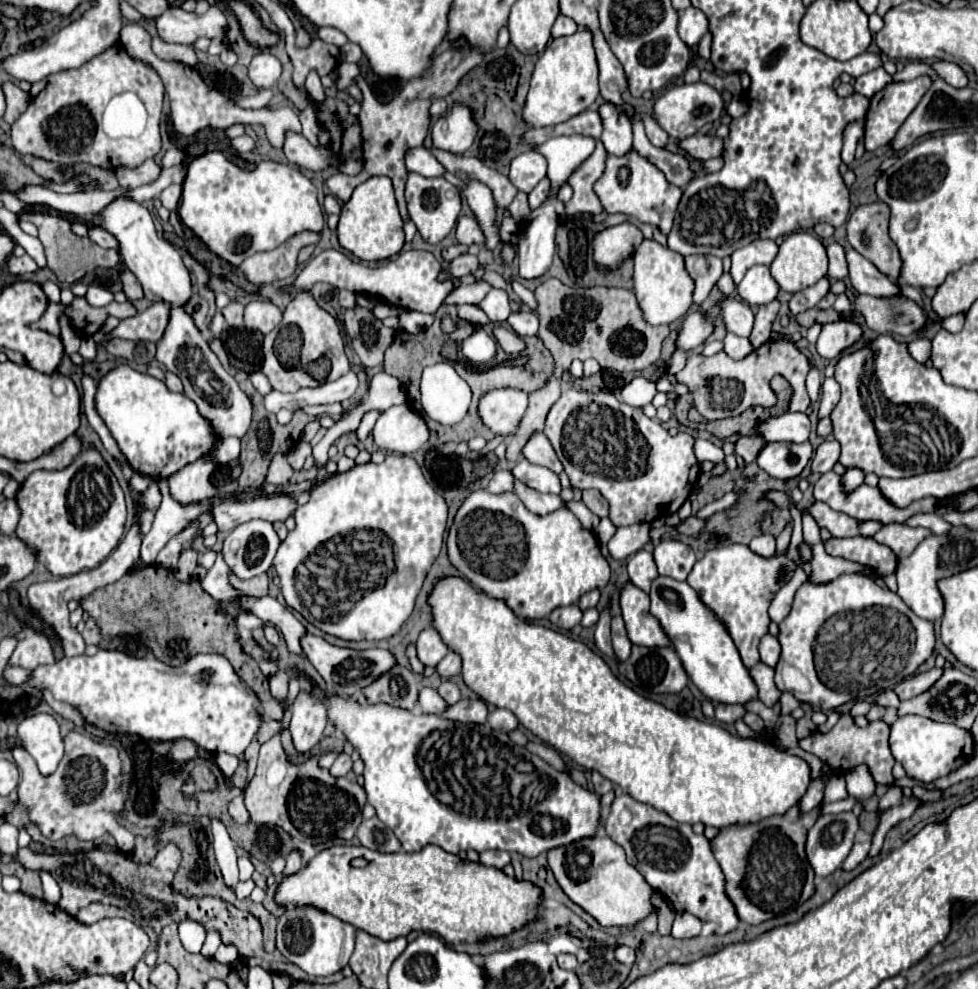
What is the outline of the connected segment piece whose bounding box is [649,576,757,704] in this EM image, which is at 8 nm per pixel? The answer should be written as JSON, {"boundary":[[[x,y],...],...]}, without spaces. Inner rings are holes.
{"boundary":[[[657,576],[651,584],[651,614],[665,628],[677,656],[685,664],[685,672],[693,684],[715,702],[723,704],[747,704],[757,698],[757,684],[753,682],[749,670],[743,666],[741,656],[725,632],[725,626],[701,604],[697,592],[687,584],[673,580],[669,576]]]}

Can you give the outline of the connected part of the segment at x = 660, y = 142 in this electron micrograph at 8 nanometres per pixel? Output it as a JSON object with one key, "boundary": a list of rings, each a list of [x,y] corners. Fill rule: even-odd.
{"boundary":[[[645,116],[643,122],[645,122],[645,130],[647,130],[649,142],[651,142],[653,146],[657,146],[657,148],[665,148],[665,146],[669,144],[667,132],[661,130],[661,128],[657,128],[657,122],[655,122],[651,116]]]}

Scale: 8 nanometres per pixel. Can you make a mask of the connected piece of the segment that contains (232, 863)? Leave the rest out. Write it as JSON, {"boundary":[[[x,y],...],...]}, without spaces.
{"boundary":[[[213,818],[210,823],[210,831],[212,833],[212,846],[215,846],[215,858],[217,864],[223,872],[223,880],[225,884],[235,890],[235,886],[239,884],[239,868],[237,868],[237,854],[235,854],[235,844],[227,834],[227,828],[221,820]]]}

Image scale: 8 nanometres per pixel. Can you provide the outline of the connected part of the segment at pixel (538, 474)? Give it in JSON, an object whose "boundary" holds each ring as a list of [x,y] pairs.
{"boundary":[[[521,458],[515,468],[511,470],[513,476],[517,480],[521,480],[525,486],[537,490],[537,492],[553,492],[553,494],[559,494],[561,492],[561,484],[559,484],[559,476],[555,472],[551,472],[549,468],[543,468],[543,466],[537,466],[537,464],[531,464],[529,460]]]}

